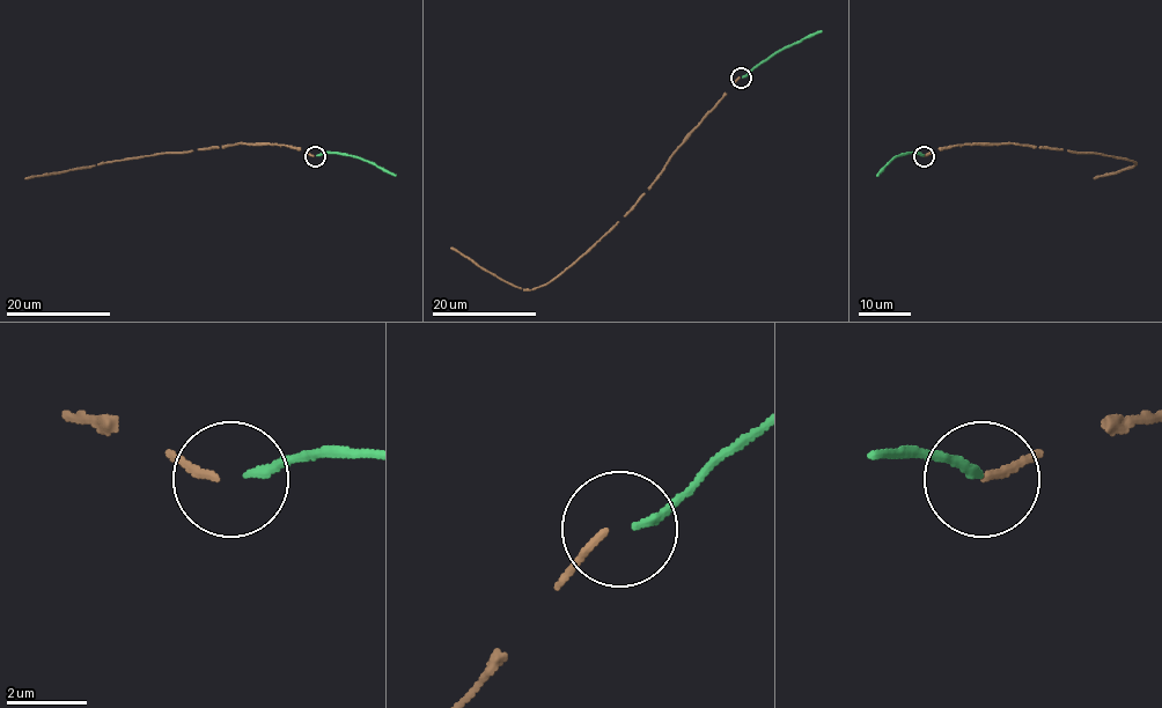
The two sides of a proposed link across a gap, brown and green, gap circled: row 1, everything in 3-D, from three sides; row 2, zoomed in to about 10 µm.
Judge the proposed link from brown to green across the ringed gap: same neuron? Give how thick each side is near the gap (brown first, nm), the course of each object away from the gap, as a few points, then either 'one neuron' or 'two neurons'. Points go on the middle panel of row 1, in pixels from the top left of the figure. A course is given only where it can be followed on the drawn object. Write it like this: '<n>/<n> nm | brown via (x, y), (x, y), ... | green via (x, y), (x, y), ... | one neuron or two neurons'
170/200 nm | brown via (738, 78), (670, 157), (651, 187), (593, 245), (544, 285), (527, 290), (514, 286), (451, 248) | green via (742, 78), (780, 50), (821, 30) | two neurons

